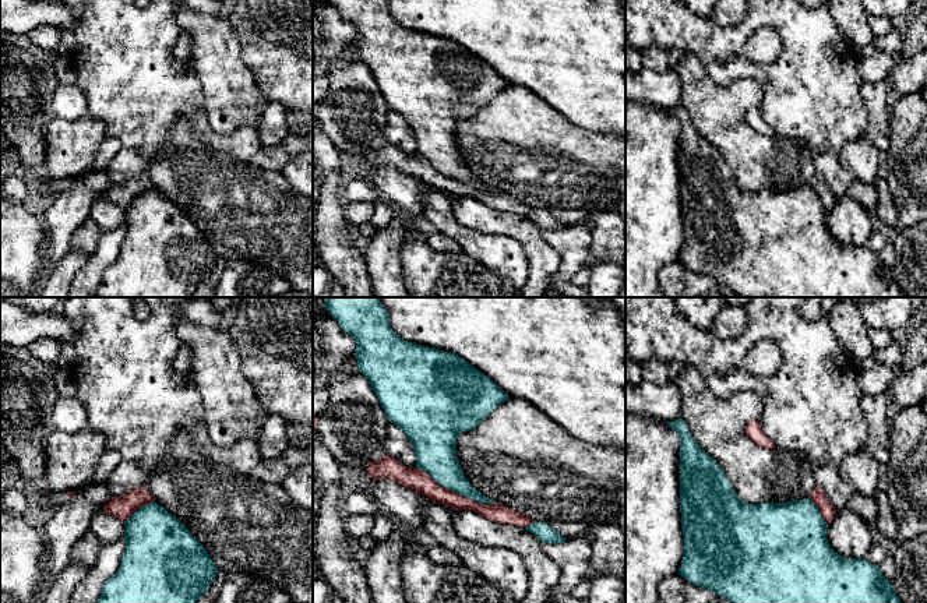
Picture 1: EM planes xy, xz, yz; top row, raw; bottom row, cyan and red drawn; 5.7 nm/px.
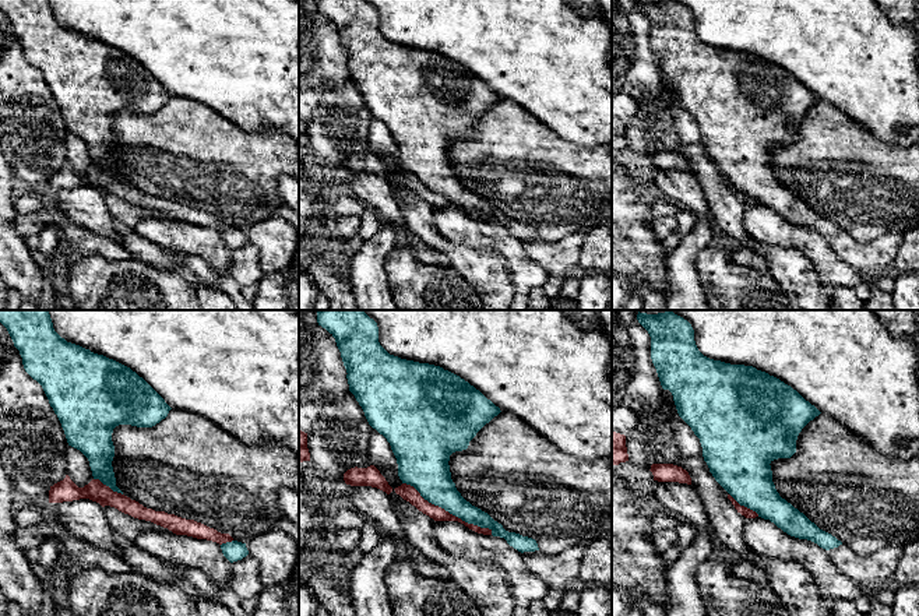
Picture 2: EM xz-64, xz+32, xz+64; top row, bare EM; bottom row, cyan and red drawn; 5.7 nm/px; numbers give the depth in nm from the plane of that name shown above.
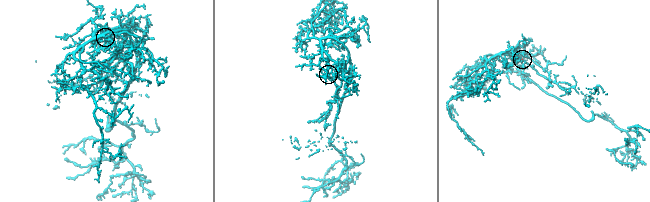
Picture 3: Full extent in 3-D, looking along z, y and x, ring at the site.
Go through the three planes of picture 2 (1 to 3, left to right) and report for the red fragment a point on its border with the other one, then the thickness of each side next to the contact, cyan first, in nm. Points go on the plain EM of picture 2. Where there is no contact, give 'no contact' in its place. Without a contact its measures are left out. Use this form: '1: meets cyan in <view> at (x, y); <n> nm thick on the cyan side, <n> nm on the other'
1: meets cyan in xz-64 at (108, 172); 180 nm thick on the cyan side, 130 nm on the other
2: meets cyan in xz+32 at (449, 199); 240 nm thick on the cyan side, 90 nm on the other
3: meets cyan in xz+64 at (745, 193); 340 nm thick on the cyan side, 60 nm on the other

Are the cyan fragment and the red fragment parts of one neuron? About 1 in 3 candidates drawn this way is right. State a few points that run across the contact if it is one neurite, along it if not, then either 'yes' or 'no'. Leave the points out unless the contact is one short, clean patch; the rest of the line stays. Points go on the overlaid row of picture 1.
no

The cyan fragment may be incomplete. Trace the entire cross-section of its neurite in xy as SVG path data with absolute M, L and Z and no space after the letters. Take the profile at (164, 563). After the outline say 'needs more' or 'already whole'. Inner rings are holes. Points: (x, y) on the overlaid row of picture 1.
M145 504L124 526L126 550L119 571L105 582L98 603L197 603L211 588L218 574L211 556L163 507Z | already whole

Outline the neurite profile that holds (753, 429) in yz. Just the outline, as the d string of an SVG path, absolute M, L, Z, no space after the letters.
M758 420L748 422L746 426L746 433L757 445L768 449L776 448L772 440L764 434Z

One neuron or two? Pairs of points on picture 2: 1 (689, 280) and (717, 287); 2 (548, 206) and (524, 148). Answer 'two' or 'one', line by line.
1: two
2: one

